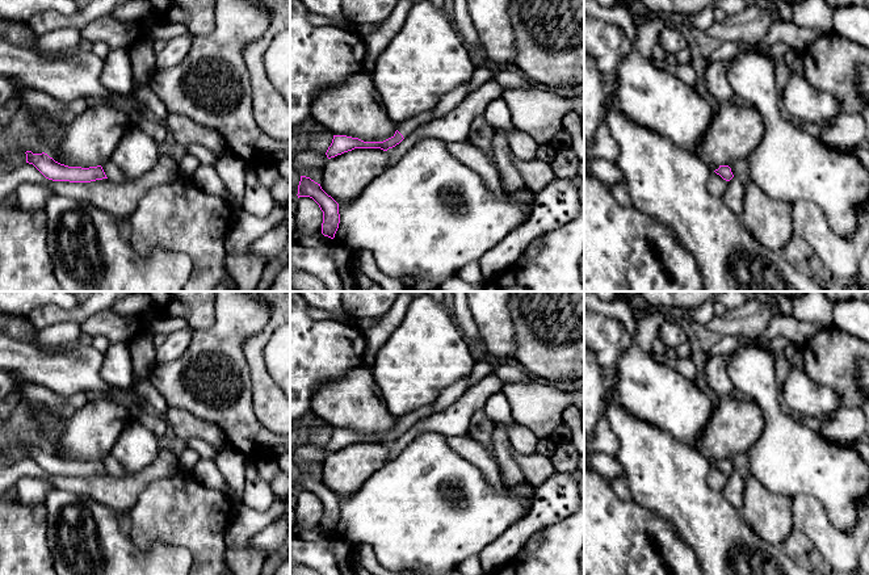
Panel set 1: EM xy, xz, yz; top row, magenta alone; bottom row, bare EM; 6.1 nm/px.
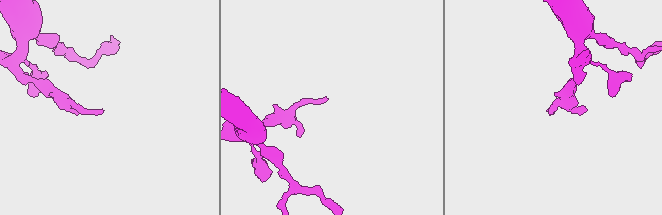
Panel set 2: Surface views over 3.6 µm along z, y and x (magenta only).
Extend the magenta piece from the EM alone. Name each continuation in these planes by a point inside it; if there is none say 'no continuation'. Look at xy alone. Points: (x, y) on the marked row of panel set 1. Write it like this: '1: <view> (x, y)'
no continuation

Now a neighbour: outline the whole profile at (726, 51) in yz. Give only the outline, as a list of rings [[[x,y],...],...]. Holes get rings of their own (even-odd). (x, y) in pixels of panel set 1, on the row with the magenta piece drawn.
[[[722,42],[721,47],[709,56],[708,63],[710,64],[715,60],[730,60],[742,54],[757,54],[757,49],[753,46],[744,47],[739,43]]]

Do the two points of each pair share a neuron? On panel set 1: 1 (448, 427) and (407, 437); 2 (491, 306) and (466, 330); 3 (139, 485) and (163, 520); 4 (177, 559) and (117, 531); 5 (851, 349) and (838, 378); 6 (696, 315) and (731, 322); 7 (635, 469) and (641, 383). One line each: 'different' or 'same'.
1: same
2: different
3: different
4: same
5: same
6: different
7: different

